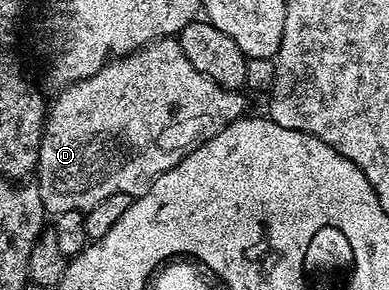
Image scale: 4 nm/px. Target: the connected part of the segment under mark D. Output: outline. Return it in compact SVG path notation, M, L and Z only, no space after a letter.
M176 37L155 39L152 43L147 43L146 46L139 47L128 55L113 57L109 59L106 66L98 69L98 73L94 73L85 79L69 82L65 87L68 88L57 97L53 105L51 102L44 125L44 139L40 142L40 166L38 168L40 179L38 179L38 186L40 196L44 202L45 212L52 217L62 213L70 213L71 211L87 213L94 205L98 205L98 201L106 201L106 197L114 197L114 193L122 193L133 197L145 195L150 189L152 180L162 173L174 169L174 165L181 163L198 145L210 141L210 137L222 133L222 129L226 129L226 125L245 118L246 115L243 94L240 91L231 91L222 85L218 85L213 79L206 77L198 69L194 69L194 65L190 65L186 53L180 47L179 38Z

